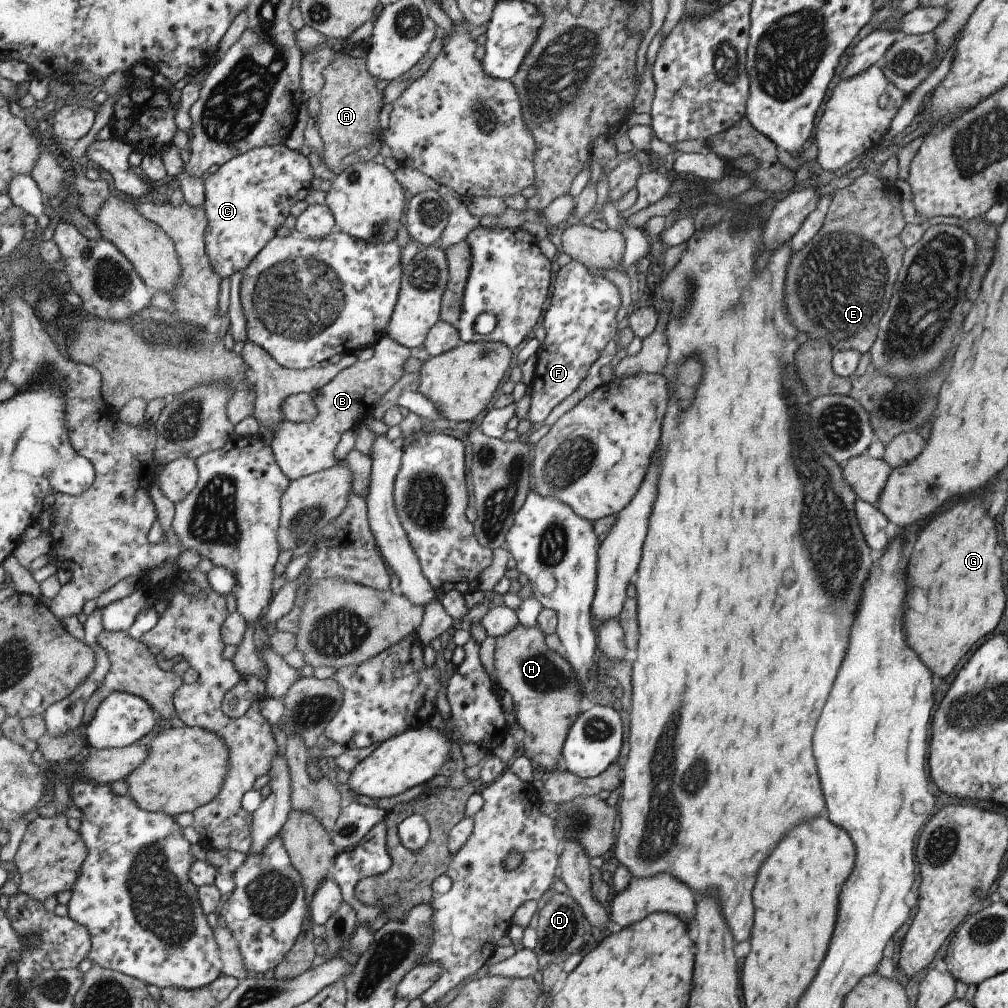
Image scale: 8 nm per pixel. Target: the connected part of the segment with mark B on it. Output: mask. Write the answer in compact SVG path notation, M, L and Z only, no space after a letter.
M387 335L372 346L373 355L366 361L355 361L342 368L329 384L318 388L313 393L313 404L317 408L317 416L311 422L293 424L288 420L281 420L277 430L272 434L270 442L271 453L275 464L290 480L309 476L314 472L331 468L341 464L342 460L334 457L335 446L343 432L349 428L356 428L357 420L361 416L372 414L379 398L397 382L402 375L403 362L409 355L409 349L393 342Z

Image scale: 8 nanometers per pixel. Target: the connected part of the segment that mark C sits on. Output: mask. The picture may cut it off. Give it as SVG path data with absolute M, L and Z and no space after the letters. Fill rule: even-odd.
M279 146L255 147L227 160L204 181L203 210L207 218L204 245L213 272L222 280L234 273L242 273L261 248L275 238L276 230L283 226L289 209L309 193L313 173L306 156L296 150Z

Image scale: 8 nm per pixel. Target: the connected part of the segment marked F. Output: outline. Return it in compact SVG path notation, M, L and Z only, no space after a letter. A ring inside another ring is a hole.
M570 260L560 267L555 272L555 280L553 280L551 287L548 296L549 306L544 307L543 320L541 320L545 338L537 350L537 362L535 362L532 381L529 384L530 404L527 420L532 423L533 427L535 423L541 425L552 408L579 386L581 380L587 375L589 366L597 360L599 352L603 350L605 344L609 340L615 339L617 335L615 312L623 308L621 298L619 298L619 290L615 284L607 281L605 277L591 275L580 262Z

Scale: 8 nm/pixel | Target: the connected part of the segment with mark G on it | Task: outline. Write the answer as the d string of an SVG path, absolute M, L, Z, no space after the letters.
M979 500L953 504L921 530L913 544L905 576L905 644L933 676L945 678L965 652L975 648L977 642L997 626L1005 608L1000 552L995 554L995 528L993 520L983 514Z

